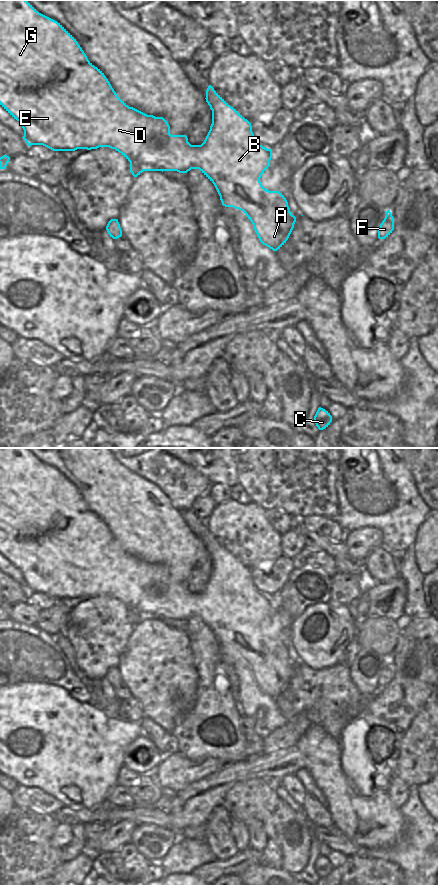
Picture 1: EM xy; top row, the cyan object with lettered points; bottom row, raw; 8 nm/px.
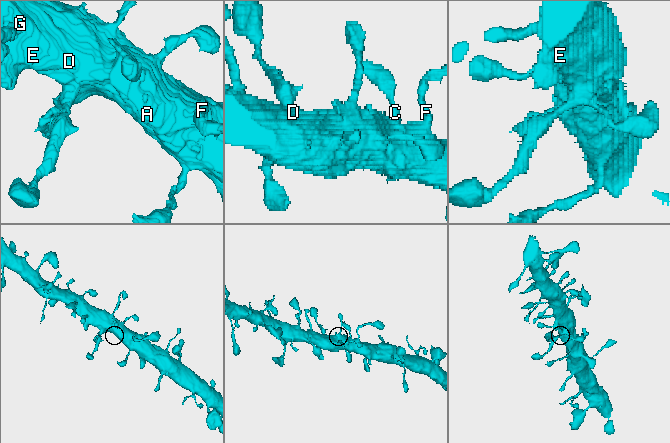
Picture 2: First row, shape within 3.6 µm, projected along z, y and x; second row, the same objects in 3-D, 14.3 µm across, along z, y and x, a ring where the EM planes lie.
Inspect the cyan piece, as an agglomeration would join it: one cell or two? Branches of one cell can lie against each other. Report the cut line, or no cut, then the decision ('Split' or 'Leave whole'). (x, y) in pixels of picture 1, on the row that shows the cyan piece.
No split. Leave whole.

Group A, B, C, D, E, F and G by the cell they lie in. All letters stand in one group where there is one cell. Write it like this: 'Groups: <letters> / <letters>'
Groups: A B C D E F G.

